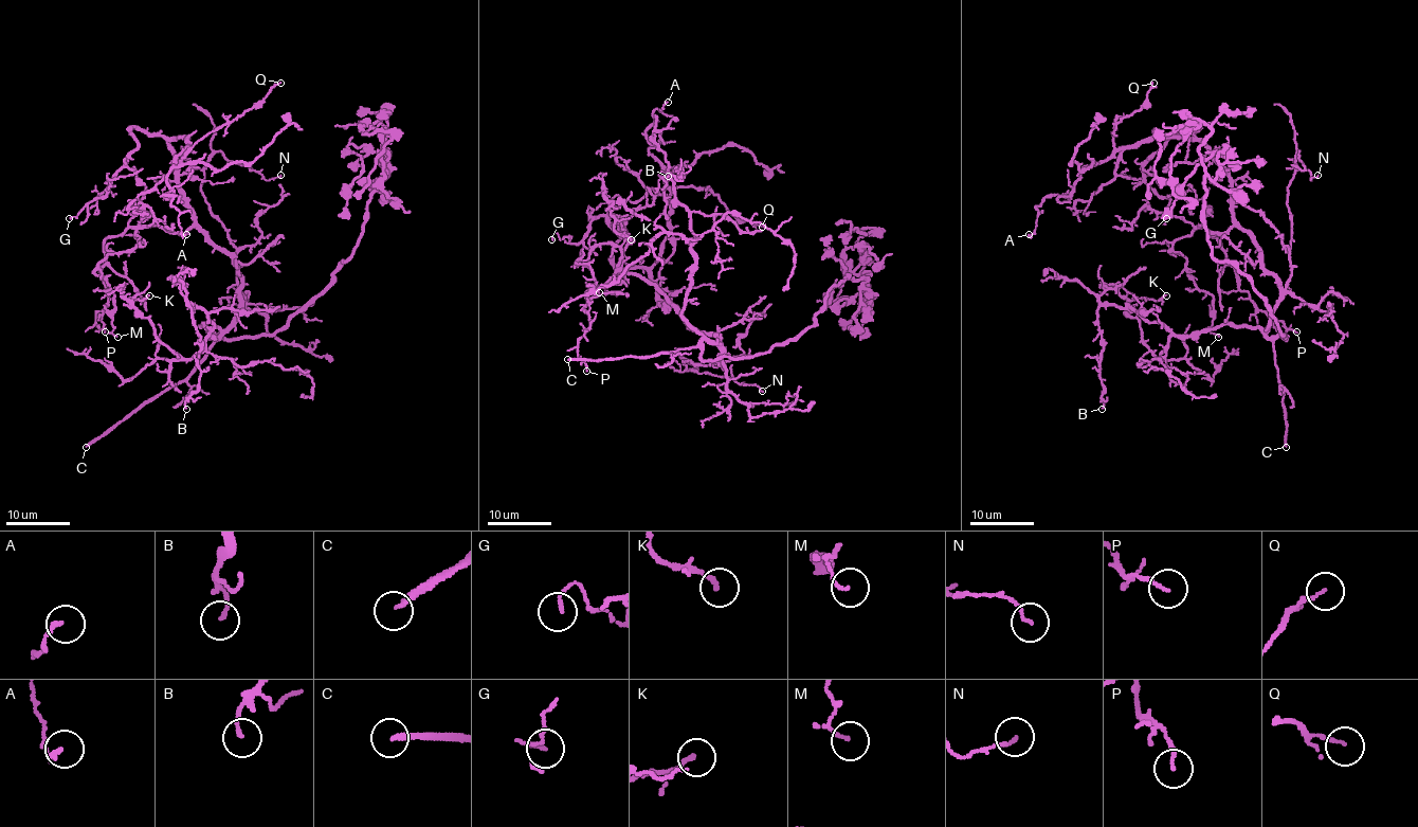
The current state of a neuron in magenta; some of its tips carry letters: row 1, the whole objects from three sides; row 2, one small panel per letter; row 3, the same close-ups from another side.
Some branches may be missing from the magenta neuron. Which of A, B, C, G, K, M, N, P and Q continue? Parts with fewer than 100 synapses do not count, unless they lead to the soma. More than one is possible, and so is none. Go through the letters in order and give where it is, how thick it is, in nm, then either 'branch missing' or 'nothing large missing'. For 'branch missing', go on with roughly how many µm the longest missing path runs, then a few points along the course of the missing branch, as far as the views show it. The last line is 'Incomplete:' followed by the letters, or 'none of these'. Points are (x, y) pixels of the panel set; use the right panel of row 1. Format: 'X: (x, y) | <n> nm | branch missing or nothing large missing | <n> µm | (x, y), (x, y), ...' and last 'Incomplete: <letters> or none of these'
A: (1029, 234) | 150 nm | nothing large missing
B: (1102, 409) | 140 nm | nothing large missing
C: (1286, 447) | 190 nm | branch missing | 120 µm
G: (1166, 218) | 120 nm | nothing large missing
K: (1166, 295) | 170 nm | nothing large missing
M: (1218, 337) | 110 nm | nothing large missing
N: (1317, 175) | 140 nm | nothing large missing
P: (1296, 331) | 140 nm | nothing large missing
Q: (1153, 83) | 120 nm | nothing large missing
Incomplete: C

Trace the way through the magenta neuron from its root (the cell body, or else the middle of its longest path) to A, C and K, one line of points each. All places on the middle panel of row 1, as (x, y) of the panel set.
A: (702, 343), (724, 349), (660, 302), (651, 276), (670, 230), (670, 189), (646, 129), (668, 102)
C: (702, 343), (676, 352), (660, 352), (654, 356), (567, 359)
K: (702, 343), (683, 315), (695, 264), (692, 246), (615, 201), (611, 205), (614, 229), (631, 239)

